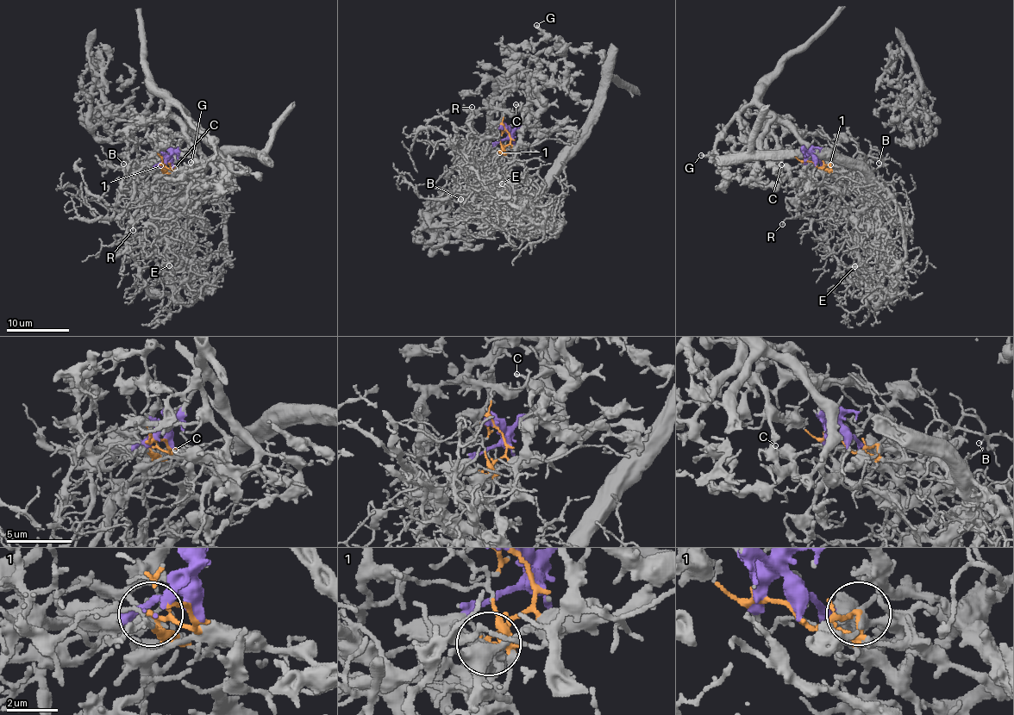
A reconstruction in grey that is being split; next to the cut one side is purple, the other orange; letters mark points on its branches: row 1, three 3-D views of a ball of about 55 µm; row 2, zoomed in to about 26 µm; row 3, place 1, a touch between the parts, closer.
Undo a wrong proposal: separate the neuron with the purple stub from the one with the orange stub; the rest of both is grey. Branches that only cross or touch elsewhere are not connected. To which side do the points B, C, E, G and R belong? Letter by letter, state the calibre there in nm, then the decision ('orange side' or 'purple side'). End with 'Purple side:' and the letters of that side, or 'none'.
B: calibre 140 nm; orange side
C: calibre 220 nm; purple side
E: calibre 120 nm; orange side
G: calibre 280 nm; purple side
R: calibre 130 nm; orange side
Purple side: C, G

